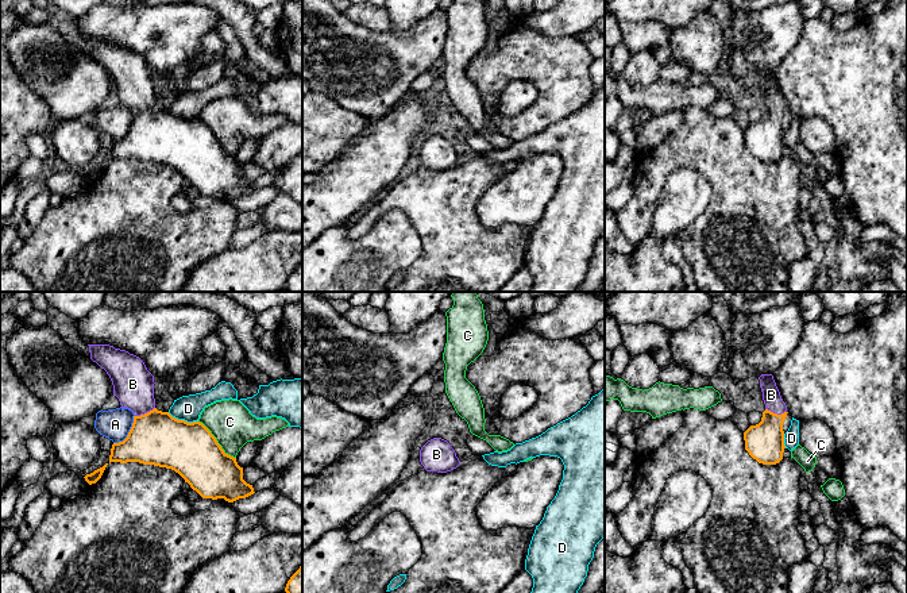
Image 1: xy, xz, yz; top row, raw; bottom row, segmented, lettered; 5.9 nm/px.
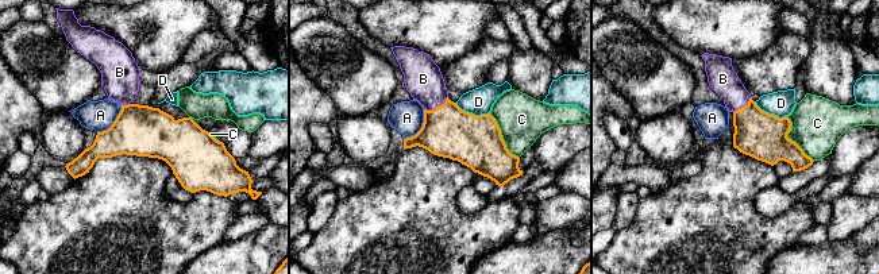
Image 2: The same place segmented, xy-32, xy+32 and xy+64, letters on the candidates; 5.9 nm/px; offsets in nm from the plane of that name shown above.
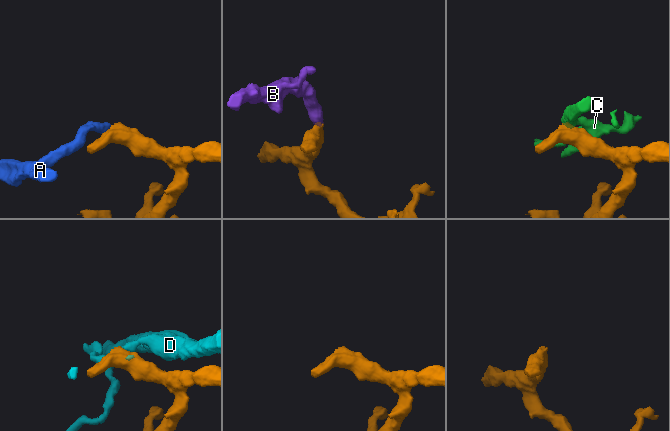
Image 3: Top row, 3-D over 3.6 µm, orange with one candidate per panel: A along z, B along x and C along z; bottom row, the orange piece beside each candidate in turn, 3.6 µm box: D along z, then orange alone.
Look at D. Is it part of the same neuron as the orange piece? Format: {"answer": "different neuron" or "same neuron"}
{"answer": "different neuron"}

